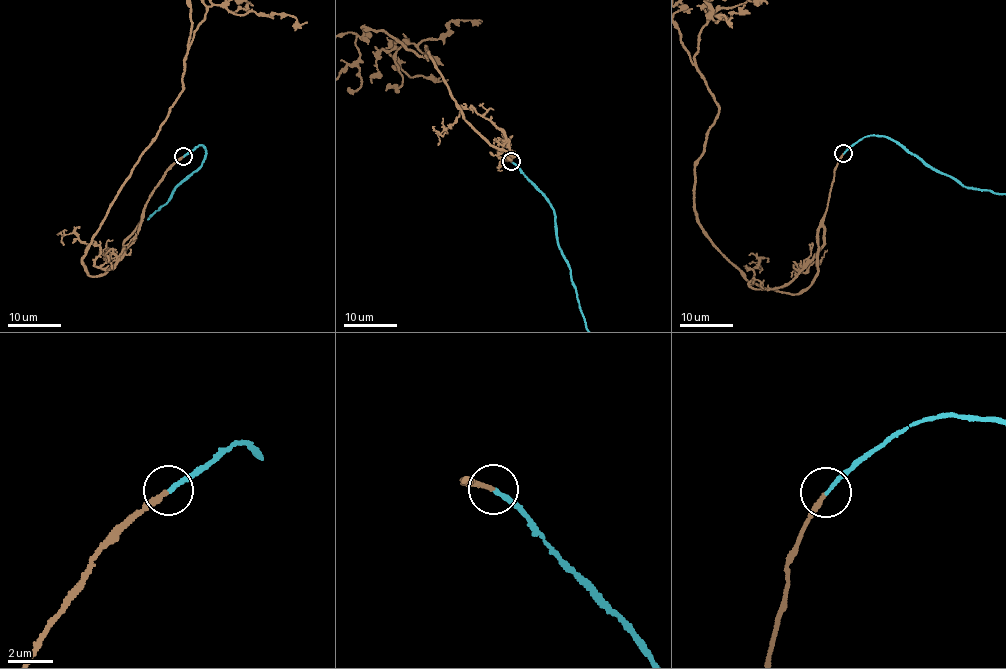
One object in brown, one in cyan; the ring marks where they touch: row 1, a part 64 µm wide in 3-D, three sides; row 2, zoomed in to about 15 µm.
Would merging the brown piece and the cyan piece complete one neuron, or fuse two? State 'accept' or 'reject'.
accept

